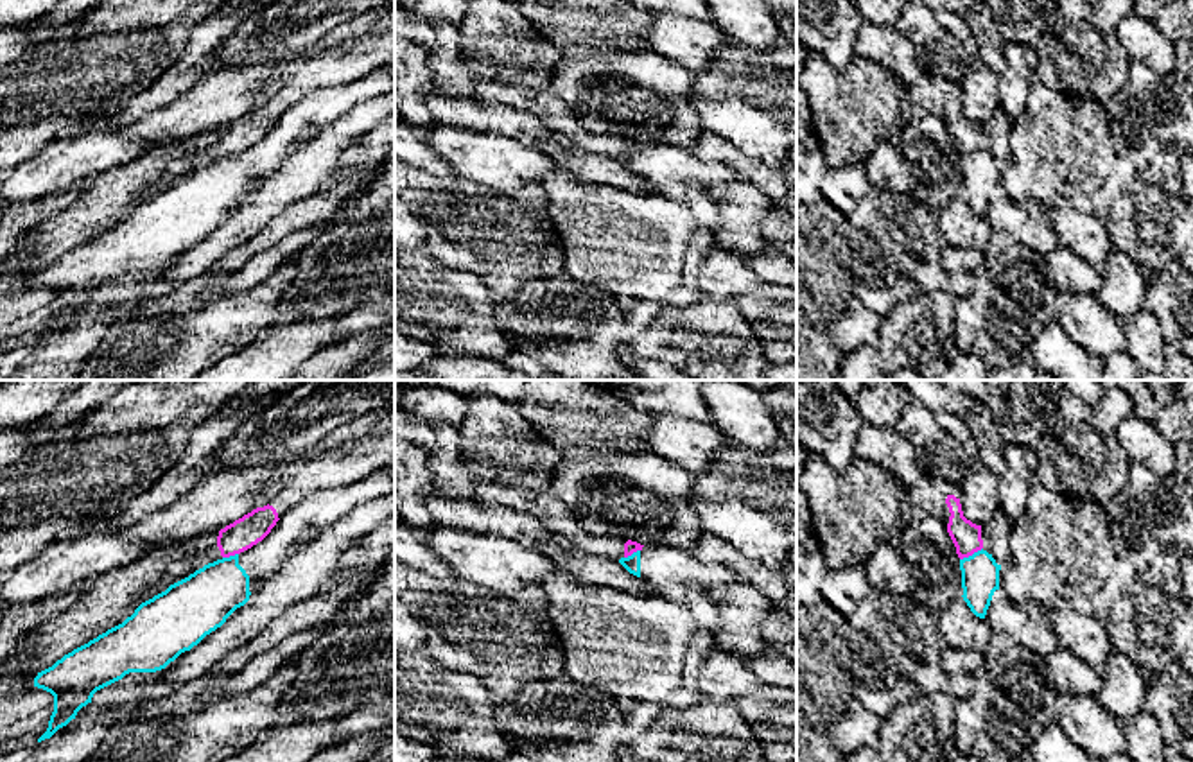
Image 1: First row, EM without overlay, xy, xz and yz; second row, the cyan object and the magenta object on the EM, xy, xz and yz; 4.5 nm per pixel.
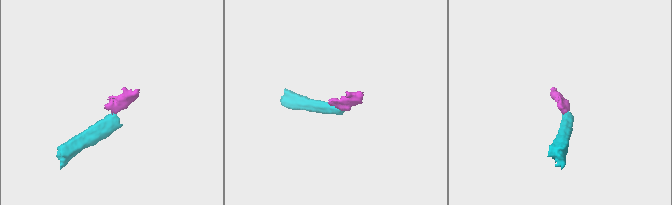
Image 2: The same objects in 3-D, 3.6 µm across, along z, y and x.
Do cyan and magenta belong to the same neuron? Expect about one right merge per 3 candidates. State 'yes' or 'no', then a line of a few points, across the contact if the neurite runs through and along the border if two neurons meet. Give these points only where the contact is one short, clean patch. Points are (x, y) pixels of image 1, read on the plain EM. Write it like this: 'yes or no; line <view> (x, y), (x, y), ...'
no; line yz (982, 146), (960, 158)

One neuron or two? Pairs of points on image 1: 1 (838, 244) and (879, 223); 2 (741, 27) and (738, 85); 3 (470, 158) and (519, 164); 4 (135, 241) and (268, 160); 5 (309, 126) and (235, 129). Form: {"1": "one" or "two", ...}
{"1": "two", "2": "two", "3": "one", "4": "one", "5": "two"}

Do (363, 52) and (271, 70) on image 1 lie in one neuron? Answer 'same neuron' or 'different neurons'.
different neurons

